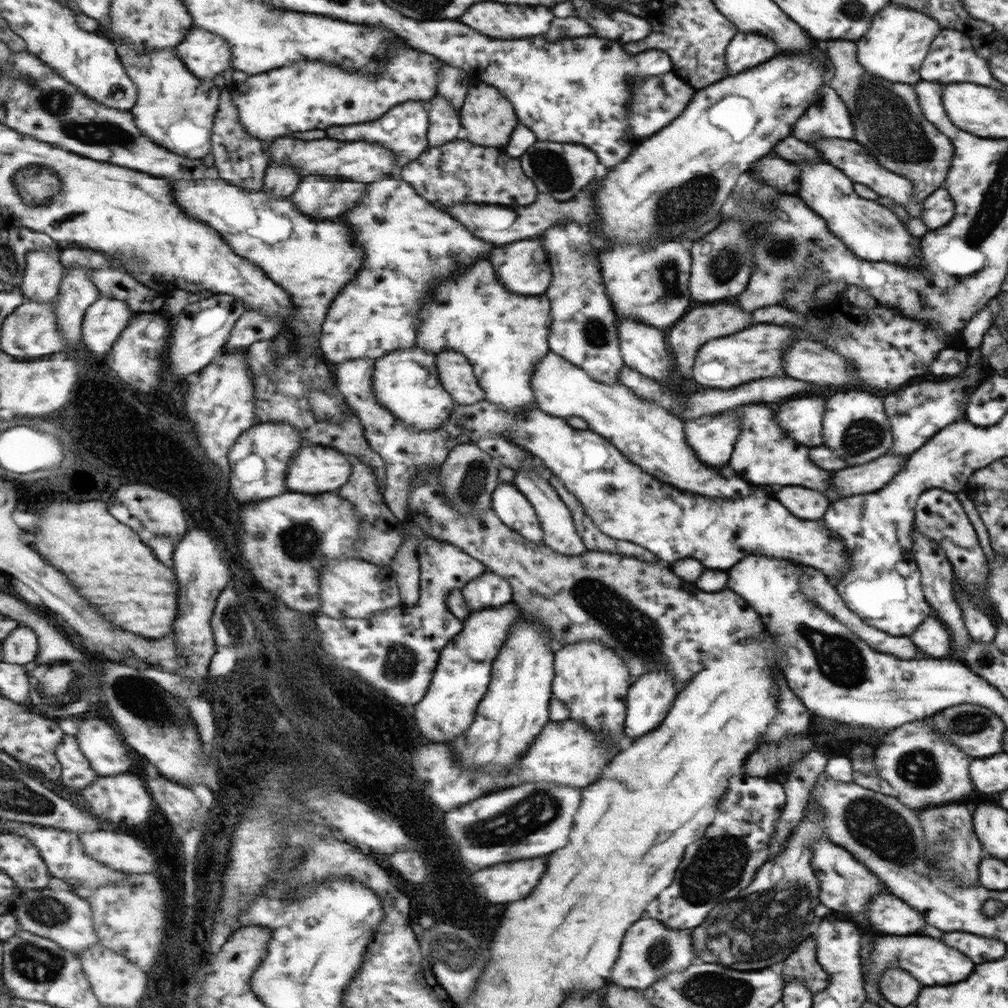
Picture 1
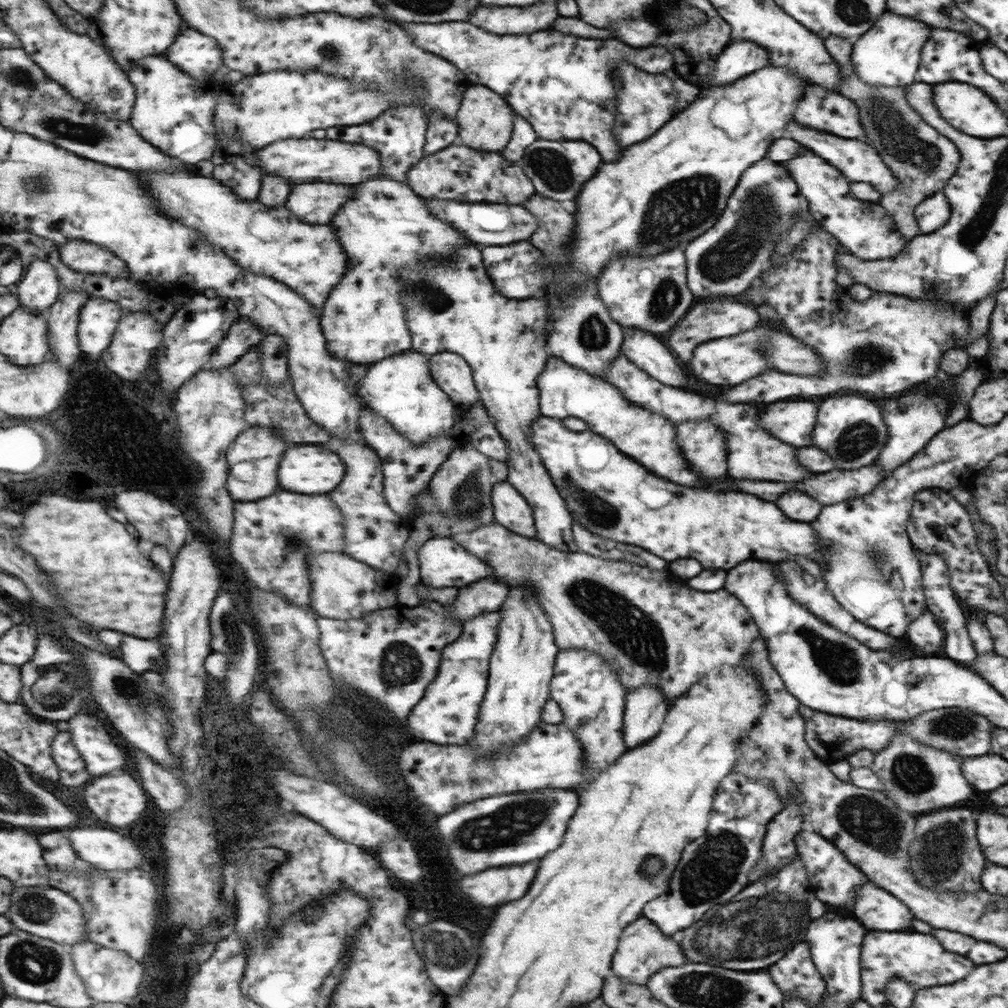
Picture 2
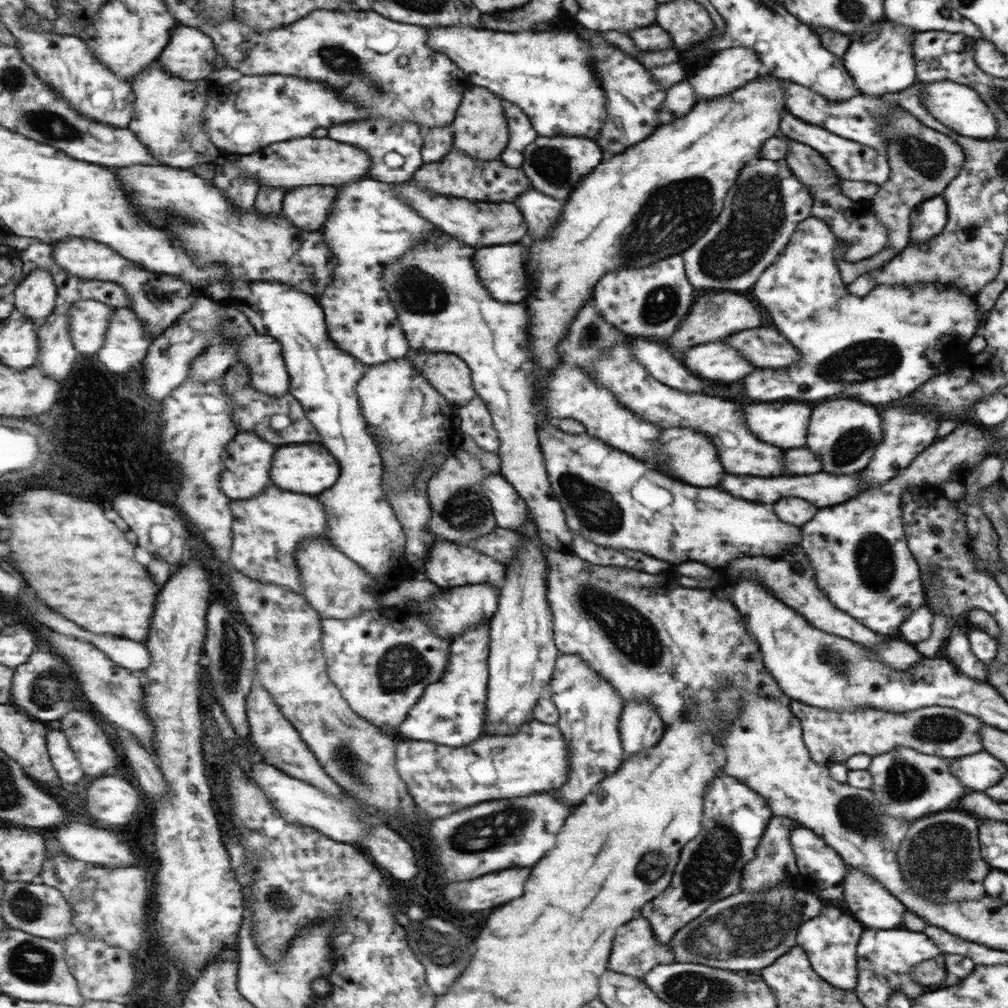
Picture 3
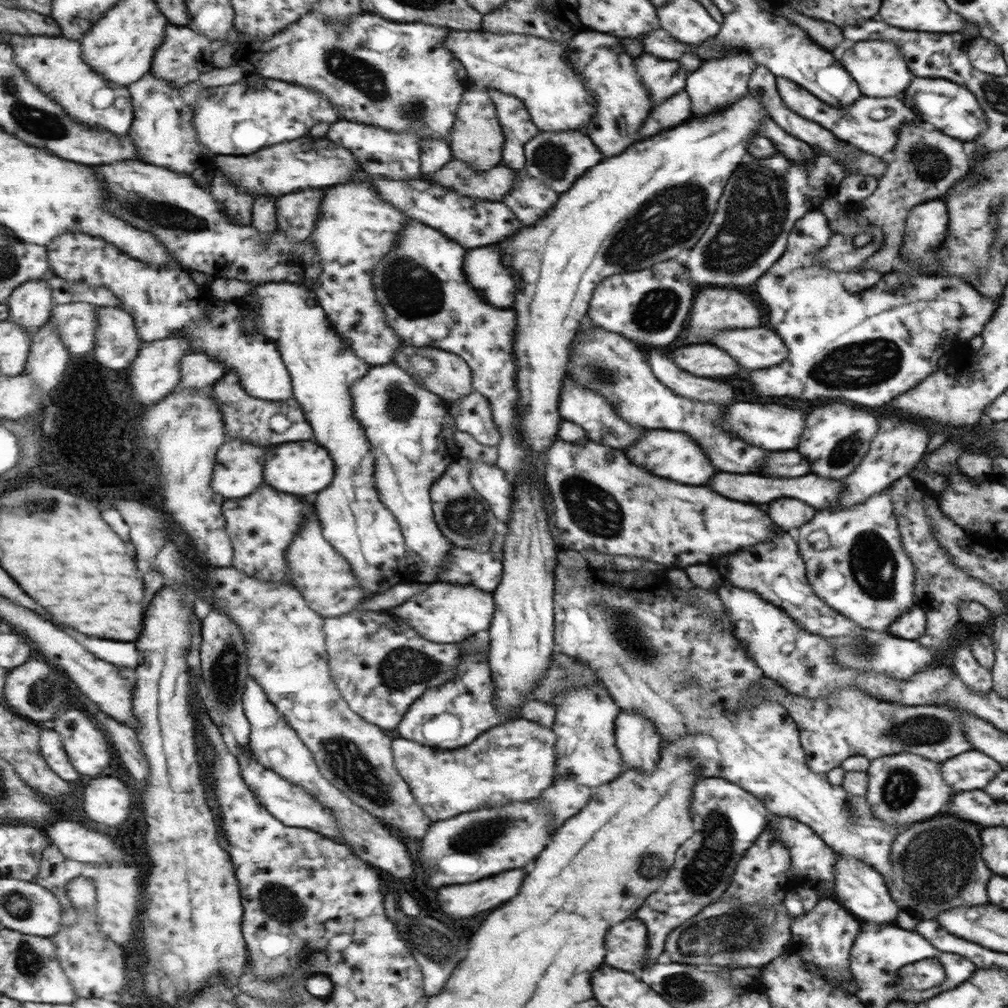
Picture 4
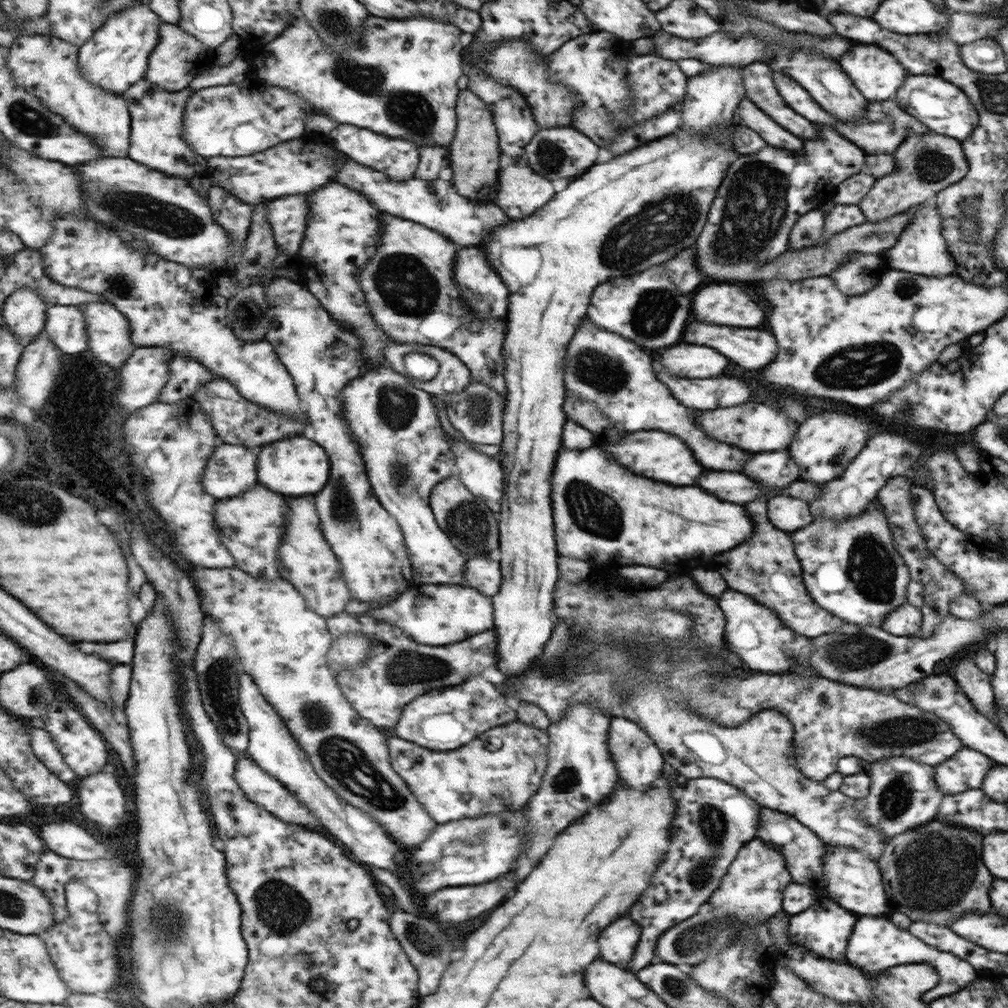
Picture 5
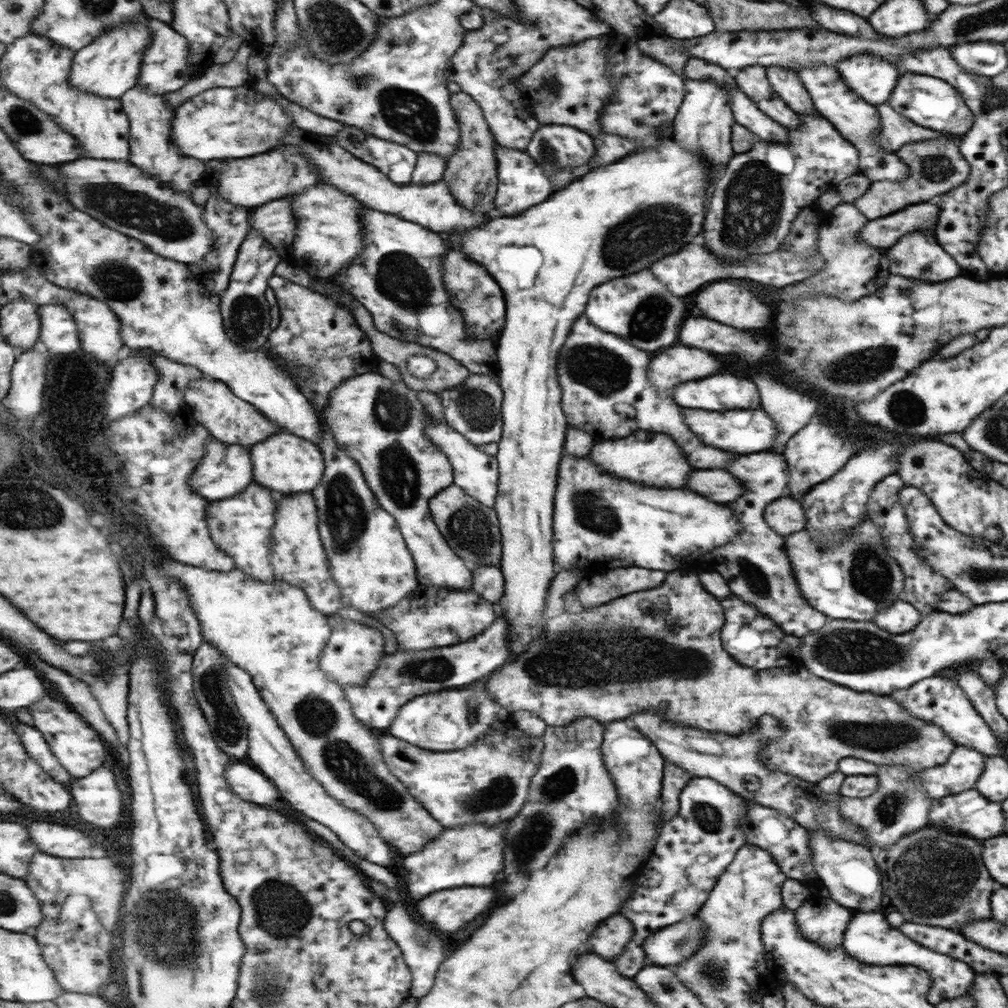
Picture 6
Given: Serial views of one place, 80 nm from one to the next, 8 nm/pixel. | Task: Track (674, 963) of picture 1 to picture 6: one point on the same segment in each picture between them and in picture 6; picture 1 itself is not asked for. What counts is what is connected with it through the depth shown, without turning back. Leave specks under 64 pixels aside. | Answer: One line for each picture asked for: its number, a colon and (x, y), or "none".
2: (646, 949)
3: (636, 951)
4: (626, 944)
5: (618, 940)
6: (609, 938)

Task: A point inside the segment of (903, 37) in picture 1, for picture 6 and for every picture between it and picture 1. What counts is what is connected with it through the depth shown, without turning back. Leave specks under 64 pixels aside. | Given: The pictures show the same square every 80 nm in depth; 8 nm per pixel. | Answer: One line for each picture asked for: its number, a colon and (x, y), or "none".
2: (888, 54)
3: (881, 61)
4: (877, 67)
5: (876, 73)
6: (873, 78)

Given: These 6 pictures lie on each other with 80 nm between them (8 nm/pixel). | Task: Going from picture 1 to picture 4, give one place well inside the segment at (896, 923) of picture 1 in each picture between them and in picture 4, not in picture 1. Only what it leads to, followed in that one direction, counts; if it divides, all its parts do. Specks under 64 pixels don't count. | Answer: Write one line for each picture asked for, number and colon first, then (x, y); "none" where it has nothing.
2: (880, 911)
3: (868, 901)
4: (859, 888)

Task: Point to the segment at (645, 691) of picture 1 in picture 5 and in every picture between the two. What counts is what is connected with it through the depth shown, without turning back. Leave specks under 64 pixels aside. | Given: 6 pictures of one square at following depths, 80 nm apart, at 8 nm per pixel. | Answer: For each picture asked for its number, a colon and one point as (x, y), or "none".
2: (645, 707)
3: (641, 728)
4: (638, 742)
5: (637, 758)

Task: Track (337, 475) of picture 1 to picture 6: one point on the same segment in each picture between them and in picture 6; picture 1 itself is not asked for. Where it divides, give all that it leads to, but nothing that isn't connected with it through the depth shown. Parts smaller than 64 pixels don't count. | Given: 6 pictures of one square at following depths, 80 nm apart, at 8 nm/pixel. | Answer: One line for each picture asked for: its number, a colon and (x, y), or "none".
2: (307, 469)
3: (305, 468)
4: (300, 468)
5: (296, 465)
6: (285, 462)

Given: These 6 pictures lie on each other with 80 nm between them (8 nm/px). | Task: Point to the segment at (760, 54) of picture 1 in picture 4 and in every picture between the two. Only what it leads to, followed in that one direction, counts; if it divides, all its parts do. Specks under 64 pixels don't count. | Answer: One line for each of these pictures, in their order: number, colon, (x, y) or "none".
2: (740, 58)
3: (732, 68)
4: (716, 83)

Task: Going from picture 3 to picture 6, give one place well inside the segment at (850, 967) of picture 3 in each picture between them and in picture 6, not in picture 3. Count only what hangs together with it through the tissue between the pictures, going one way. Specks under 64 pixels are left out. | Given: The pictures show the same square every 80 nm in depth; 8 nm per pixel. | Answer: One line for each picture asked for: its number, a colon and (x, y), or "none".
4: (823, 936)
5: (824, 929)
6: (819, 919)

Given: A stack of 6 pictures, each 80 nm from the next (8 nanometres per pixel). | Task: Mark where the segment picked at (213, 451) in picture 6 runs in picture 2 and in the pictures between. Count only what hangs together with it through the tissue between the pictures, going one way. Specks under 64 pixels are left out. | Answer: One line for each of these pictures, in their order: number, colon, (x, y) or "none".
2: (258, 450)
3: (247, 469)
4: (239, 472)
5: (232, 470)

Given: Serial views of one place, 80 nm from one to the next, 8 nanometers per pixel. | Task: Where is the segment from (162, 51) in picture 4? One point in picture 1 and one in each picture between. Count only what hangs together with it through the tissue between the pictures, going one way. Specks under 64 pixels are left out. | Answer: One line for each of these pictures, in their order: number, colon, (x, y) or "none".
1: (206, 54)
2: (199, 55)
3: (191, 54)

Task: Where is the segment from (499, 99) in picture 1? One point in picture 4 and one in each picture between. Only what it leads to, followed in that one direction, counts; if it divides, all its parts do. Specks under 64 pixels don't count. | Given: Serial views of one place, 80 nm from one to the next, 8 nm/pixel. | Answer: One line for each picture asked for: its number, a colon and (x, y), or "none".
2: (486, 120)
3: (481, 131)
4: (477, 137)

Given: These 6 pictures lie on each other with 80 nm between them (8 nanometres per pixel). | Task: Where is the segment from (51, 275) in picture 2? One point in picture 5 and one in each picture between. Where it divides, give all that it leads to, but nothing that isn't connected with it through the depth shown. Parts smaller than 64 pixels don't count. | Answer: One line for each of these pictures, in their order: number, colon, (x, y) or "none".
3: (37, 296)
4: (32, 304)
5: (25, 312)

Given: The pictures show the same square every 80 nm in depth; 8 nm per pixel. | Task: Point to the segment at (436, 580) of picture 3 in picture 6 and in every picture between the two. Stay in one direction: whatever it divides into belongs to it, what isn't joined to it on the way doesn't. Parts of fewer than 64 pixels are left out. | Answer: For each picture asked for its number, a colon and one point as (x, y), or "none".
4: (468, 566)
5: (482, 573)
6: (404, 674)

